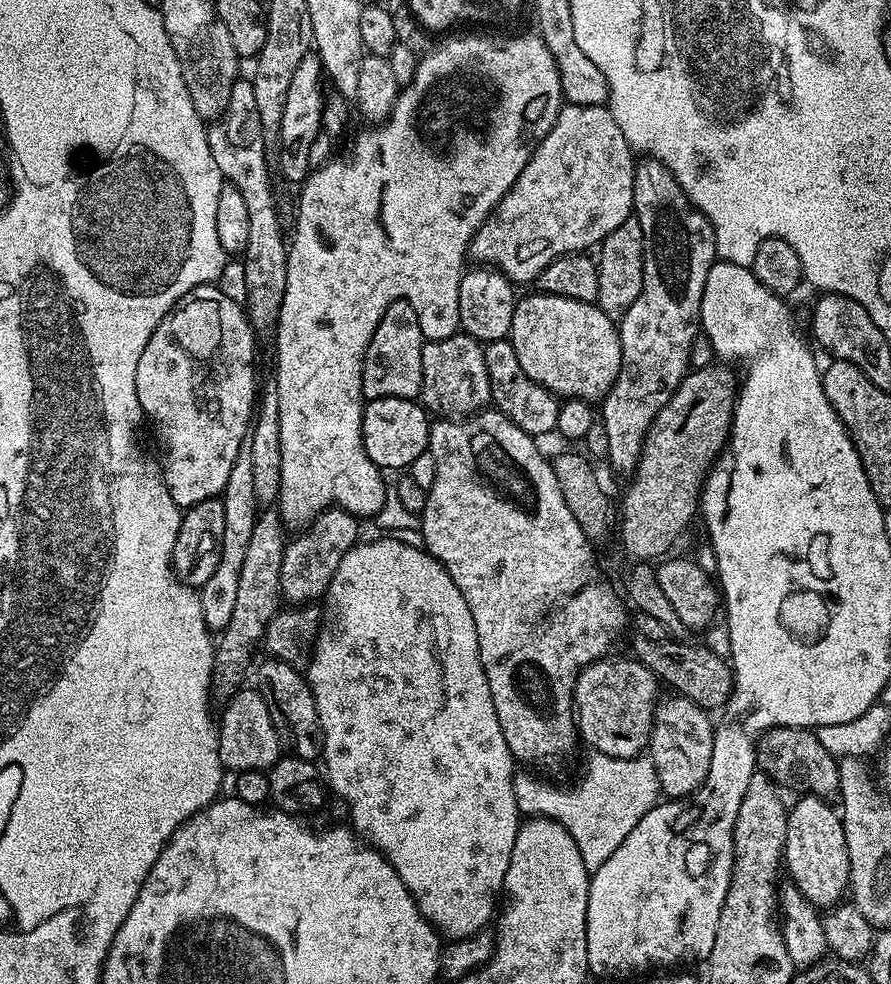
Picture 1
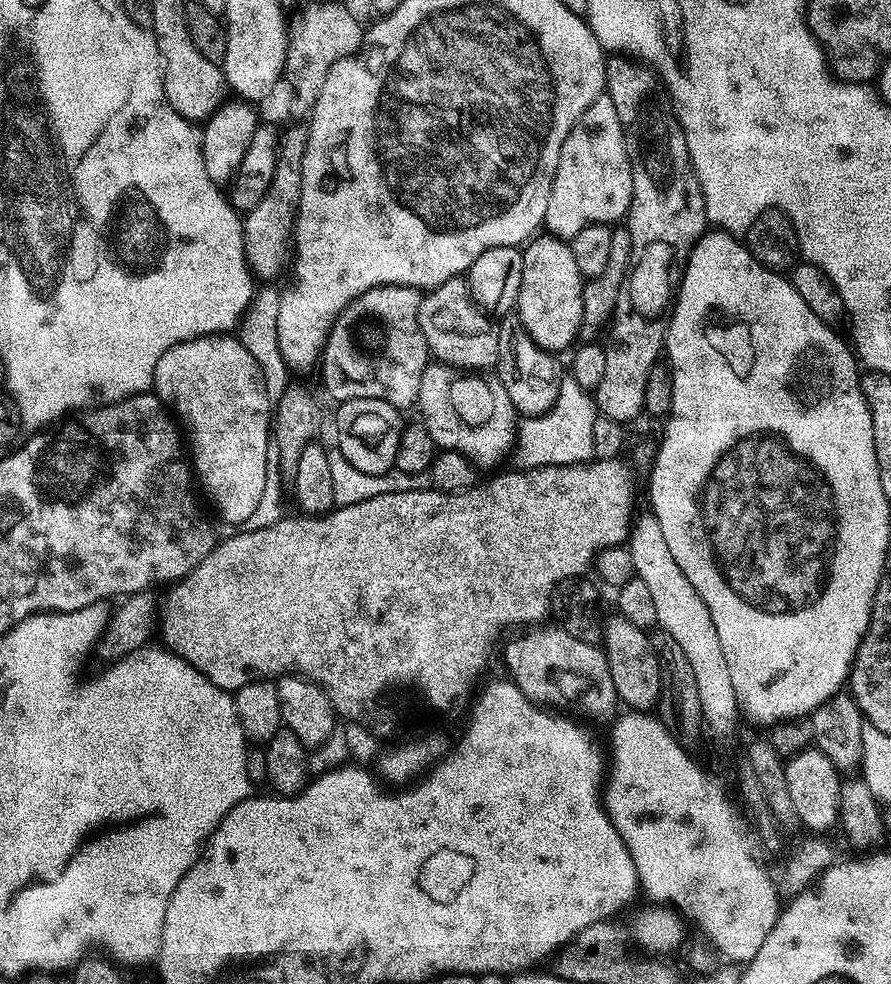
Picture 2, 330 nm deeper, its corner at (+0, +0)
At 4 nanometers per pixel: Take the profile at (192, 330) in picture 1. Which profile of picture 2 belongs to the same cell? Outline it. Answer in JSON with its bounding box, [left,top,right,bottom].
[153,334,274,526]

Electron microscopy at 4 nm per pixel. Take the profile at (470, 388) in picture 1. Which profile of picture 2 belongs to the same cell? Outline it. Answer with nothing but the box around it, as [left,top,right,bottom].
[418,279,500,374]

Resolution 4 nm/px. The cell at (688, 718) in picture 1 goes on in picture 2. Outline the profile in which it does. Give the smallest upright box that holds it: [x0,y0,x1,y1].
[602,614,661,712]

